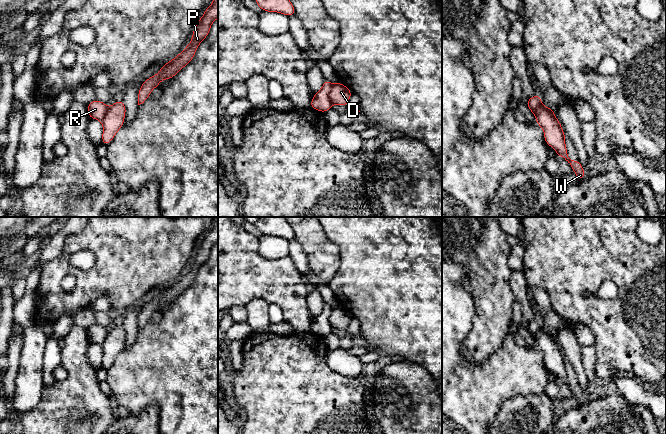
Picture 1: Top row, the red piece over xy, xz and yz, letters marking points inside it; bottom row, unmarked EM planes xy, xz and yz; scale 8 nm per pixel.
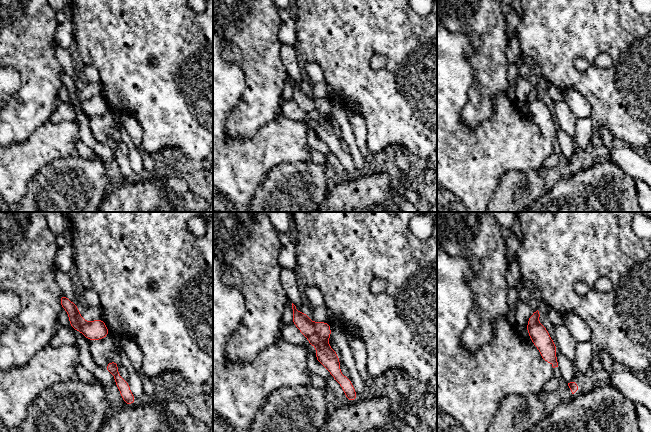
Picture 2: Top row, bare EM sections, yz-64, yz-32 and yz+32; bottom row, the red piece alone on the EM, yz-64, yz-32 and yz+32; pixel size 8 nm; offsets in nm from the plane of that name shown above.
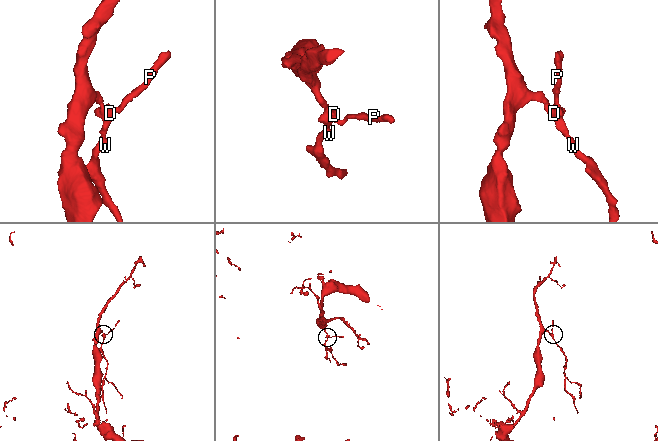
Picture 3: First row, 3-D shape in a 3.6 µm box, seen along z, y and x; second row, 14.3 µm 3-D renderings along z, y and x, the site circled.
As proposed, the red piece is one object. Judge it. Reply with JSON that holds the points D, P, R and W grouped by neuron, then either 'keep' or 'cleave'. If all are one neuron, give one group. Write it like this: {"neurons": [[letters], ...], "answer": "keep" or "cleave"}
{"neurons": [["D", "P", "W"], ["R"]], "answer": "cleave"}

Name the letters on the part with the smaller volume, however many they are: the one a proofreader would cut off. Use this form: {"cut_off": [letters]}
{"cut_off": ["D", "P", "W"]}

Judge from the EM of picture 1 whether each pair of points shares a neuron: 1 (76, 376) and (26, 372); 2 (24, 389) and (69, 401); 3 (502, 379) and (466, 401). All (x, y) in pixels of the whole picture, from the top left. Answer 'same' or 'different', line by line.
1: different
2: different
3: same

